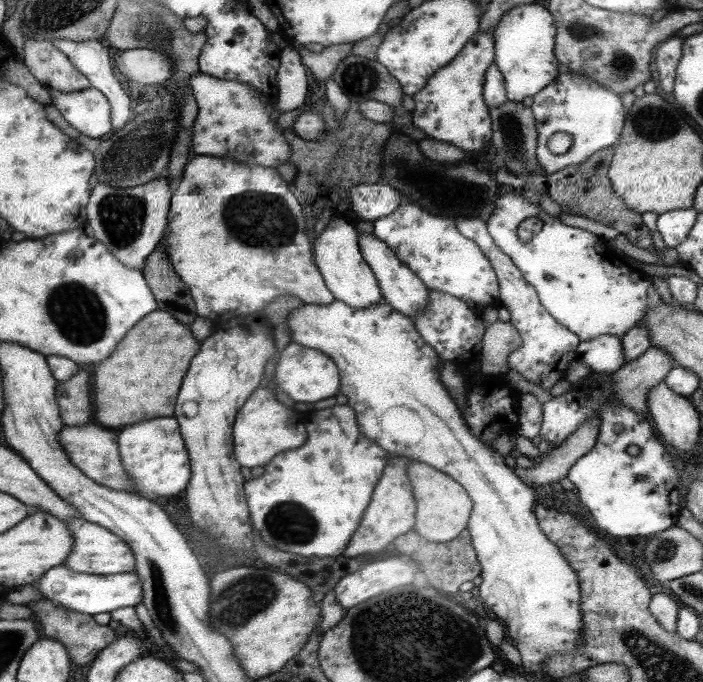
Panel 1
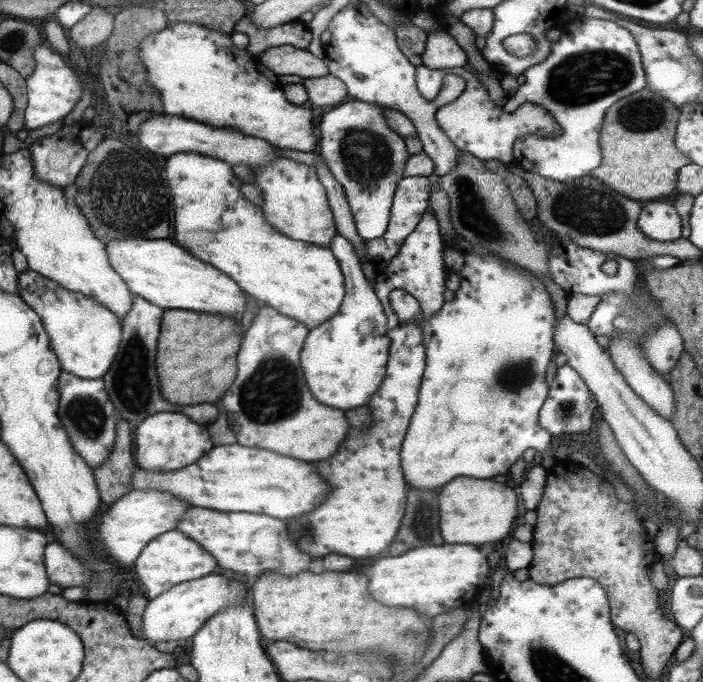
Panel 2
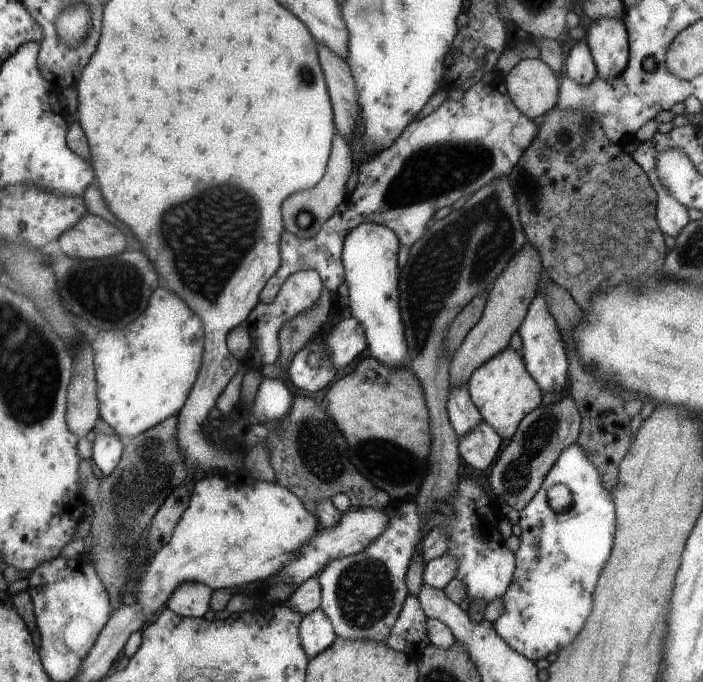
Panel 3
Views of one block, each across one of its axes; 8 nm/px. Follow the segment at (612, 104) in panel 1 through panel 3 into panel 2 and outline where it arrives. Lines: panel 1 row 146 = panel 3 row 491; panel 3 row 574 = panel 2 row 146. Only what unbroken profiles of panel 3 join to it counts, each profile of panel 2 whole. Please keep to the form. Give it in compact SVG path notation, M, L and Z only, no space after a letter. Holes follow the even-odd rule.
M585 14L567 20L559 30L561 36L551 44L549 56L523 72L525 82L517 86L515 96L505 100L501 112L513 114L521 104L533 104L549 112L561 130L559 136L517 138L513 144L513 164L553 182L569 182L591 174L593 168L599 166L597 126L601 126L609 104L647 88L647 82L639 46L629 30L609 20L587 18Z

